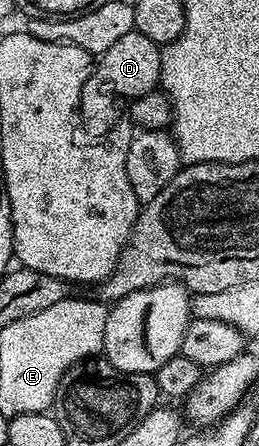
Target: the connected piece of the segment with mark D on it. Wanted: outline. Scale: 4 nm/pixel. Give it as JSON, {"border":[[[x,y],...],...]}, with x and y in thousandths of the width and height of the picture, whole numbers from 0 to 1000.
{"border":[[[506,65],[498,78],[452,87],[452,96],[421,105],[421,114],[378,121],[344,177],[328,177],[328,195],[313,195],[301,274],[317,296],[324,289],[351,312],[409,309],[459,267],[452,226],[498,231],[521,217],[618,197],[618,168],[622,110],[591,96],[591,87],[575,87],[575,78],[544,78]]]}

